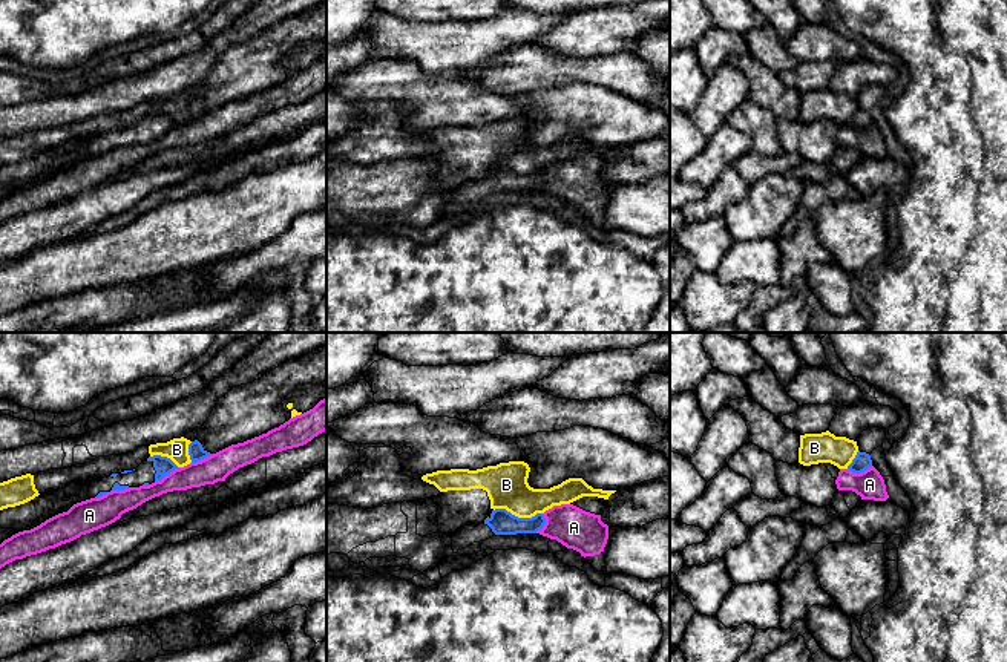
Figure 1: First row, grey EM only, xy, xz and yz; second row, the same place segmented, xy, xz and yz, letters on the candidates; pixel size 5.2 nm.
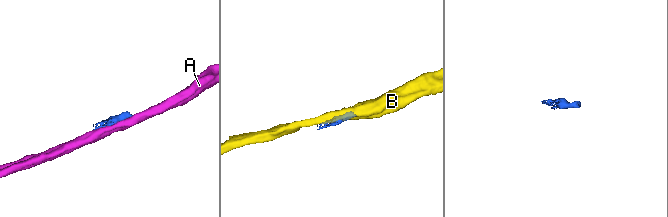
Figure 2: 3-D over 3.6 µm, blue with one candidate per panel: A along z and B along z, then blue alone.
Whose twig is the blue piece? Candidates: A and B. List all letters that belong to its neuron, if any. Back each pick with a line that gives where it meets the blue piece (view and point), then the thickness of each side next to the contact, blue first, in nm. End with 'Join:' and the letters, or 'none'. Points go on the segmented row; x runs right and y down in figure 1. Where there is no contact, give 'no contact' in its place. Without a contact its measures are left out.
Join: none

